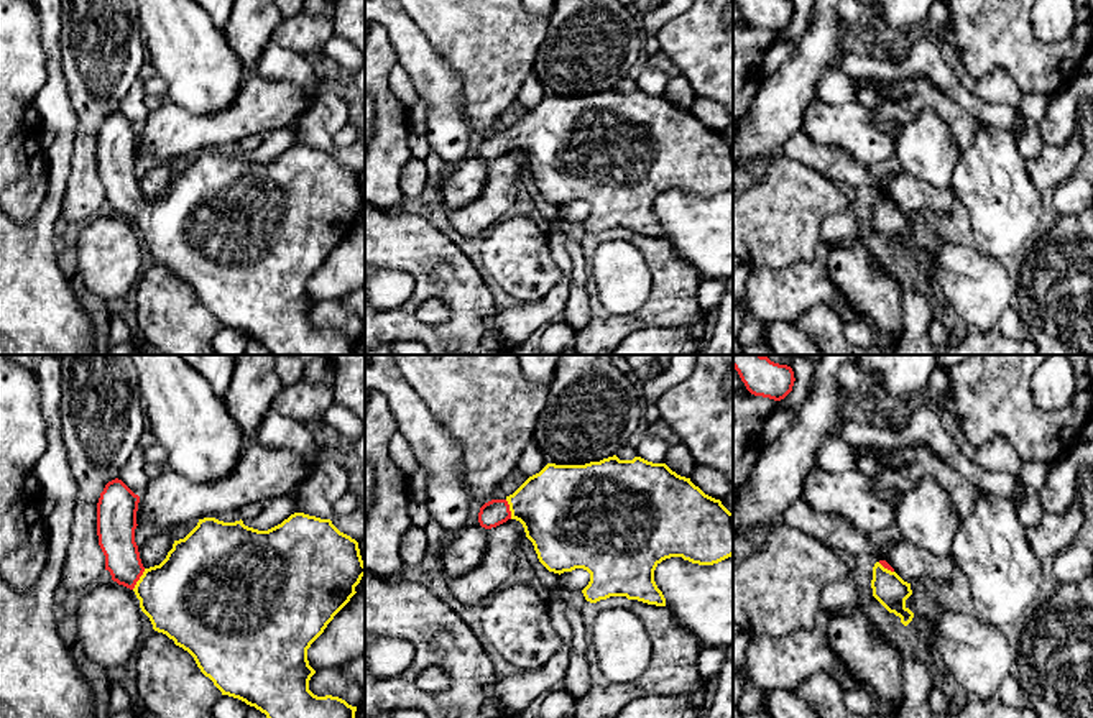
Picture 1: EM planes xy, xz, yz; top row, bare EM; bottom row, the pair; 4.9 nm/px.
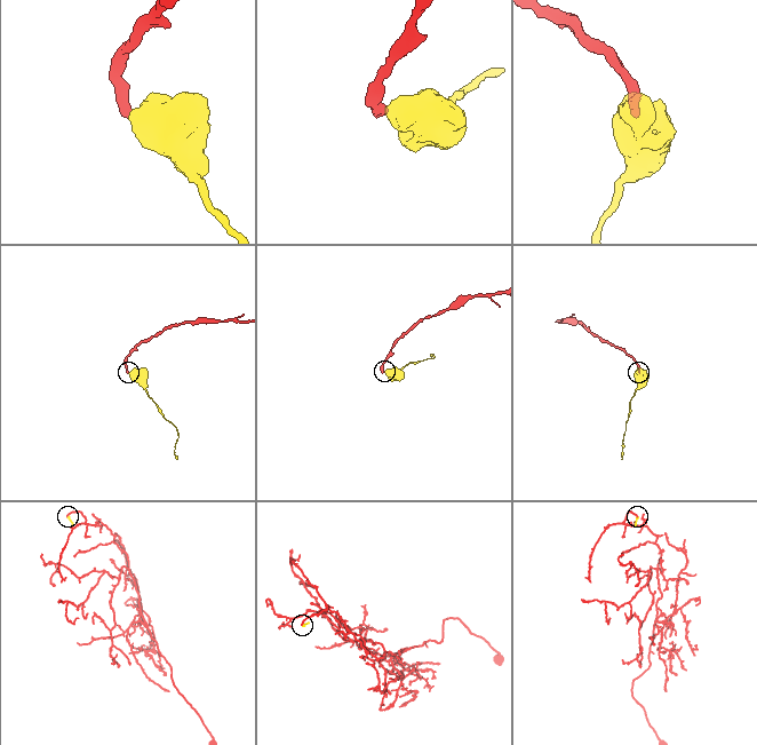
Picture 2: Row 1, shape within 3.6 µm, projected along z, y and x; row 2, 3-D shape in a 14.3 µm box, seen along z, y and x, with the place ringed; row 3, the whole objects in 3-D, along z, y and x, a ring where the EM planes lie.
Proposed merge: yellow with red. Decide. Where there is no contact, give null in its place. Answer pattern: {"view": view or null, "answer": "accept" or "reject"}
{"view": "xy", "answer": "accept"}

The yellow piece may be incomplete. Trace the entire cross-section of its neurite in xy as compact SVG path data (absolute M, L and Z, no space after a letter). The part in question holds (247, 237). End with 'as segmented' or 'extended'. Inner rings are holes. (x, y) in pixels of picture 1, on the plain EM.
M122 112L108 113L97 135L97 168L105 202L113 214L135 223L153 261L187 283L222 327L255 338L270 355L353 355L357 338L339 329L317 329L309 322L316 302L309 297L307 281L357 225L355 219L365 207L358 174L340 164L330 151L304 145L294 145L268 163L248 159L242 151L224 154L204 150L184 171L174 173L159 197L145 200L135 174L138 135L140 128Z; extended

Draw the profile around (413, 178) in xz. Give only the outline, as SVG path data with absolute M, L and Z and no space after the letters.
M417 158L409 159L399 174L399 186L403 196L404 197L422 196L426 184L427 184L427 169L424 159Z

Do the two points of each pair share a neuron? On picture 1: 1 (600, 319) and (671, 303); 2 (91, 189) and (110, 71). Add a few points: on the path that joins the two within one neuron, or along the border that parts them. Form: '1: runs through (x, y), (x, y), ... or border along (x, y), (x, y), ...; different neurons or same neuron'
1: runs through (618, 322), (631, 322), (653, 312); same neuron
2: runs through (86, 160), (86, 132), (92, 101); same neuron

